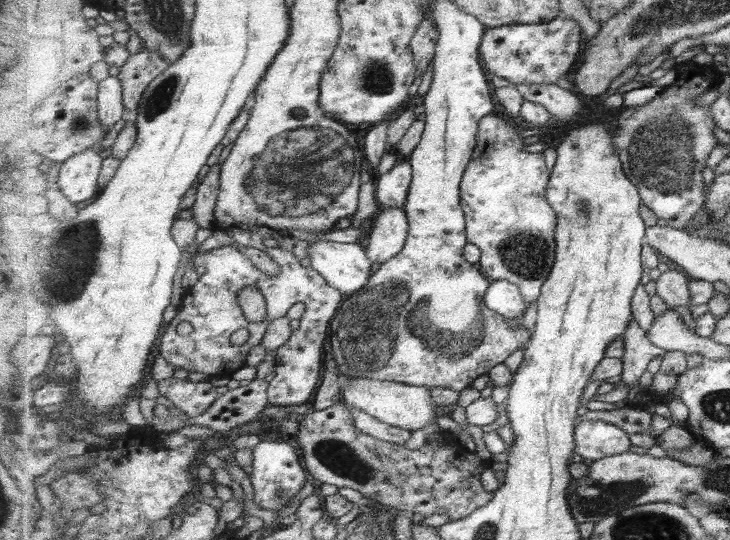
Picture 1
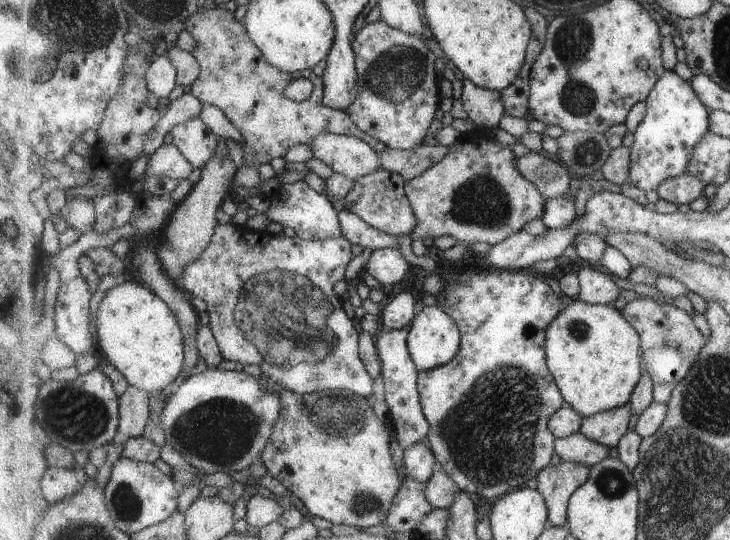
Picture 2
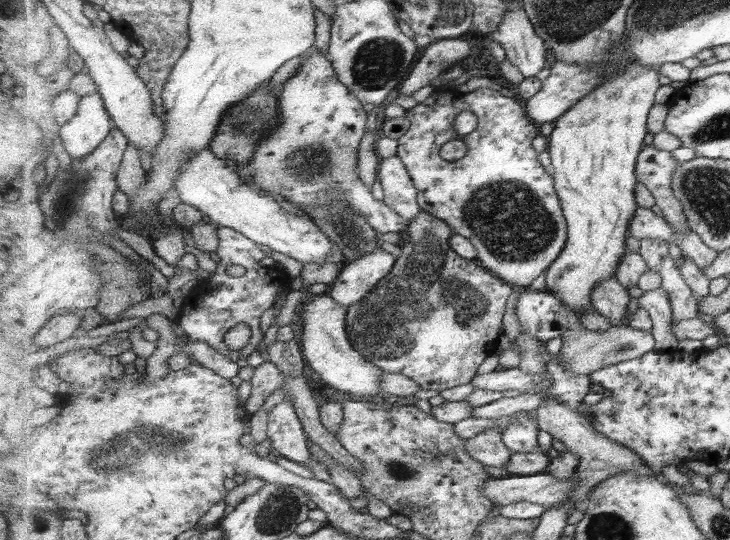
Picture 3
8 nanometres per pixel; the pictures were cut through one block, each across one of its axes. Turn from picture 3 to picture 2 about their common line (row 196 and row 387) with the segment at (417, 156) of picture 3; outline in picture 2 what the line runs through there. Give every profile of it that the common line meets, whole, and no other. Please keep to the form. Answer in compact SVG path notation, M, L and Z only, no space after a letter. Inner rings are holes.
M461 263L458 264L454 271L450 270L451 274L455 274L454 277L447 280L441 278L444 282L444 289L441 292L437 292L436 302L443 310L447 311L447 314L451 315L451 318L455 319L455 322L458 322L462 332L462 346L459 349L458 356L449 364L430 371L418 371L418 389L420 390L425 416L430 422L429 446L436 454L438 467L442 468L447 474L450 474L466 493L469 493L471 496L478 494L483 496L483 498L493 500L493 498L501 498L512 490L525 487L529 480L537 479L539 472L553 462L557 438L550 429L550 418L559 409L562 409L563 405L567 402L547 362L546 336L551 321L559 316L567 300L563 296L555 294L545 280L530 271L508 271L492 269L491 267L475 269L477 264L462 265L462 267L460 265Z

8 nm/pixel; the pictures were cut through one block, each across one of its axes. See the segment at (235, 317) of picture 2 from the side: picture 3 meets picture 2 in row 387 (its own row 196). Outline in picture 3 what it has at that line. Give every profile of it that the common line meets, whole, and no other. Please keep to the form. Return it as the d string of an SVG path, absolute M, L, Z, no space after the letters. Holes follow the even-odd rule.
M313 47L312 50L305 55L308 57L305 57L305 59L302 60L298 74L285 82L280 90L279 108L281 108L281 121L279 121L275 130L267 135L267 138L261 139L261 144L259 144L258 150L255 150L255 158L251 159L251 163L247 165L247 169L242 170L243 174L251 176L251 185L261 188L262 190L267 190L267 192L273 192L273 194L280 194L291 203L295 202L295 204L301 204L306 210L313 208L313 206L317 206L317 204L335 204L335 202L341 202L341 206L343 206L343 204L349 206L353 213L356 213L363 219L369 221L369 224L371 224L375 230L379 230L379 232L397 232L400 234L406 232L407 228L409 228L409 223L411 222L402 218L399 214L396 214L393 208L385 204L383 200L377 200L377 198L371 194L371 187L363 182L362 177L360 177L357 172L359 164L359 146L361 146L361 140L363 140L363 136L365 135L365 128L367 128L368 107L365 106L353 92L351 92L350 88L347 88L346 84L343 84L343 82L339 80L338 73L334 70L334 66L329 60L328 51L323 51L319 48Z

